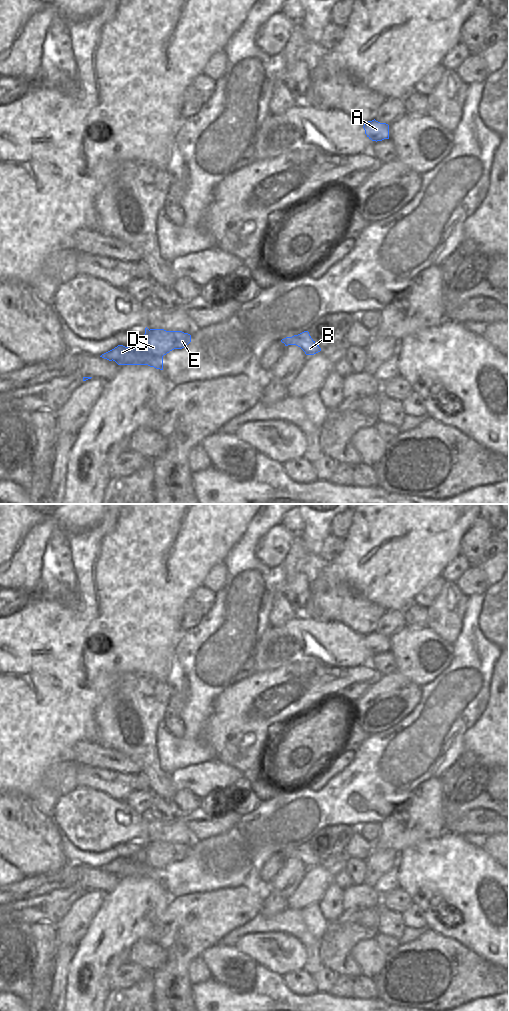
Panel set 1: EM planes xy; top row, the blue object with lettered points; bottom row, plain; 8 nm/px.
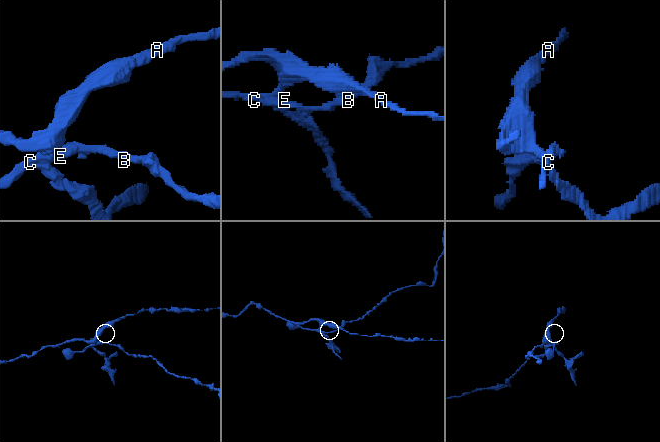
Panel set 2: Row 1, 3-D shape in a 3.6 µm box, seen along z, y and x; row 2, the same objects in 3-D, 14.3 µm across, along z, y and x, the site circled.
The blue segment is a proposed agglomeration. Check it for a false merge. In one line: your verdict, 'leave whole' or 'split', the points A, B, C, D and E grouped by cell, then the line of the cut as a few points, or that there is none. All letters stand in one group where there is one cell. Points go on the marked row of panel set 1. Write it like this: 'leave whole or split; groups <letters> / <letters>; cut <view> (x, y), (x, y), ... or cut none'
split; groups A / B C D E; cut xy (156, 334), (149, 338), (142, 337)

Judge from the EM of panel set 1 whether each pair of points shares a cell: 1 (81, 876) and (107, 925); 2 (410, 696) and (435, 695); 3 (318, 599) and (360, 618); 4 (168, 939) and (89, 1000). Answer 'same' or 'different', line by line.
1: different
2: different
3: same
4: different

